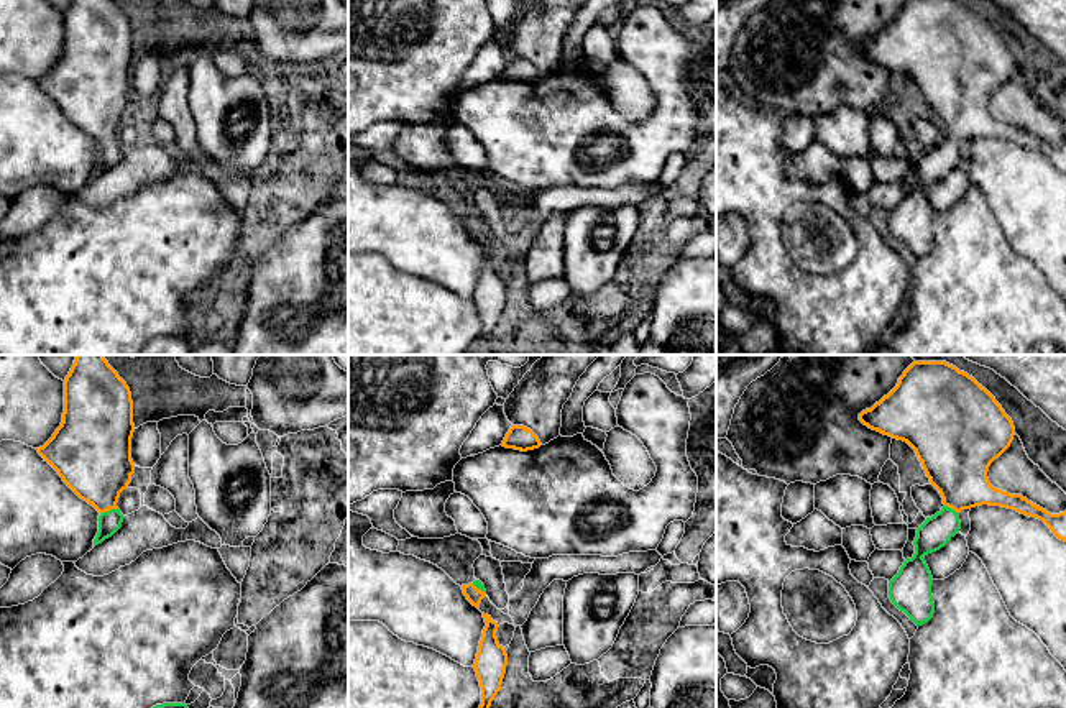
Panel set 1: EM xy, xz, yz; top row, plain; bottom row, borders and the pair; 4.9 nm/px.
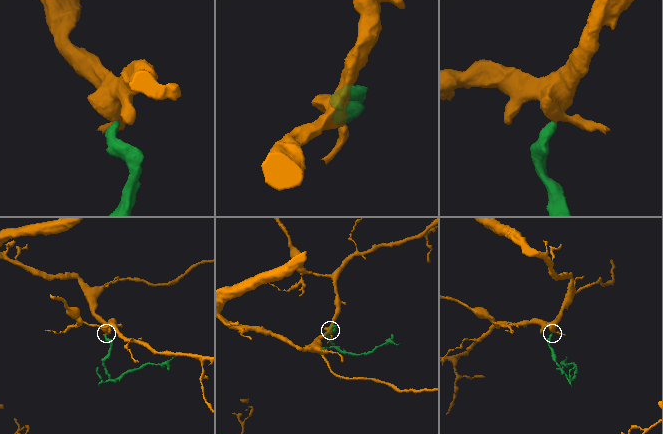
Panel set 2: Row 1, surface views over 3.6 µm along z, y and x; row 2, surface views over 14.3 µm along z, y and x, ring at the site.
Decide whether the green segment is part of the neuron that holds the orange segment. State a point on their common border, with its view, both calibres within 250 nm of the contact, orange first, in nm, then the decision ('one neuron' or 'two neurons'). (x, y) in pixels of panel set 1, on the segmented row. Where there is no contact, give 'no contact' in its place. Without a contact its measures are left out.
xy (109, 510) | 360/110 nm | one neuron

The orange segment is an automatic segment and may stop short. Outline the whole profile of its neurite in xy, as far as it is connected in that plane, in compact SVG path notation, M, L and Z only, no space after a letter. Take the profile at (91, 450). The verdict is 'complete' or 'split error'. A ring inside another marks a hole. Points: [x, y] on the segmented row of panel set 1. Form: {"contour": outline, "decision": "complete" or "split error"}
{"contour": "M77 355L64 379L62 422L53 437L36 450L80 499L100 513L94 547L122 527L123 514L117 503L135 473L131 460L133 432L133 401L126 383L103 355Z", "decision": "split error"}

